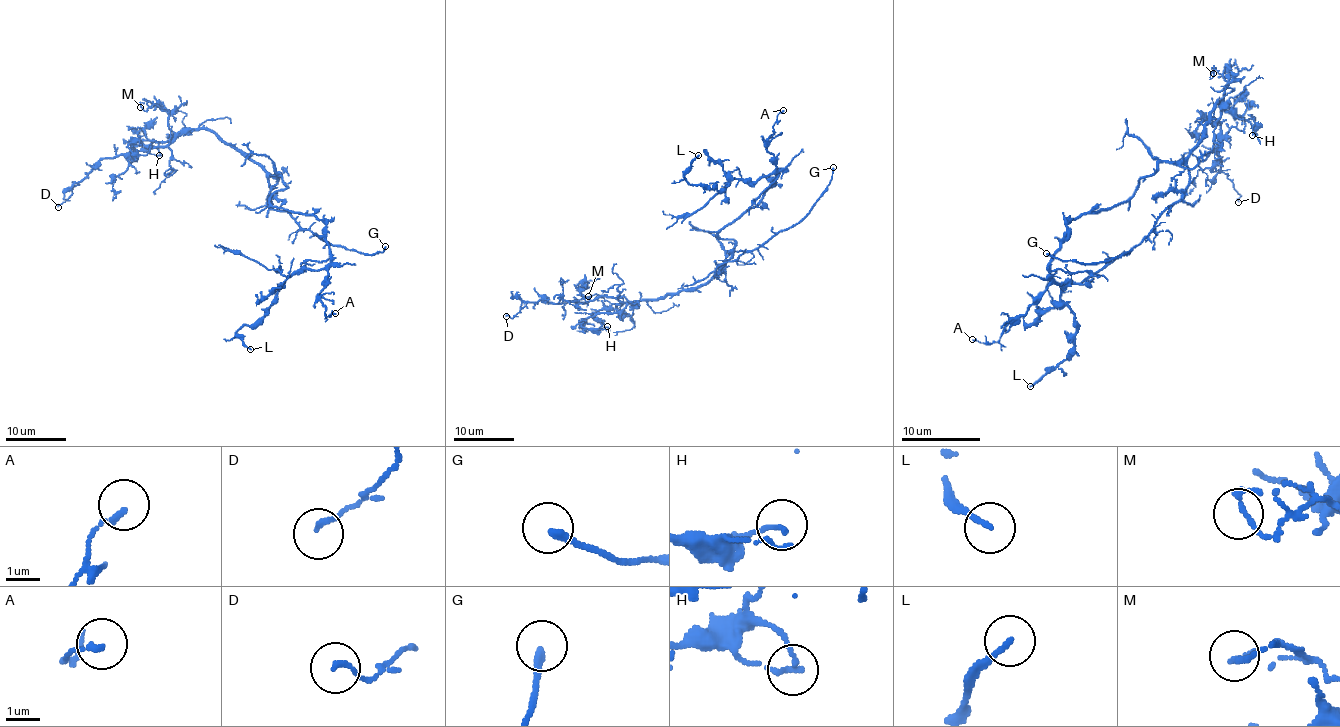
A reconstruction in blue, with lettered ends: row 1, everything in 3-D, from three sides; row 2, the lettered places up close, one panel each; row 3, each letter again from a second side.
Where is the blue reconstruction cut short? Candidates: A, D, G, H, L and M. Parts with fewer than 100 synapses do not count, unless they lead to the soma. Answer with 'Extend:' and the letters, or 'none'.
Extend: G

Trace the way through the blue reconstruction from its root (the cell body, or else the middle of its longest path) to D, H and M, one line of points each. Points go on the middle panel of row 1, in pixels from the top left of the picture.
D: (732, 243), (726, 264), (695, 288), (626, 302), (612, 296), (562, 304), (539, 299), (506, 316)
H: (732, 243), (726, 264), (695, 288), (632, 301), (618, 313), (598, 313), (582, 323), (607, 326)
M: (732, 243), (726, 264), (695, 288), (666, 293), (657, 299), (621, 302), (616, 307), (600, 296), (588, 296)

